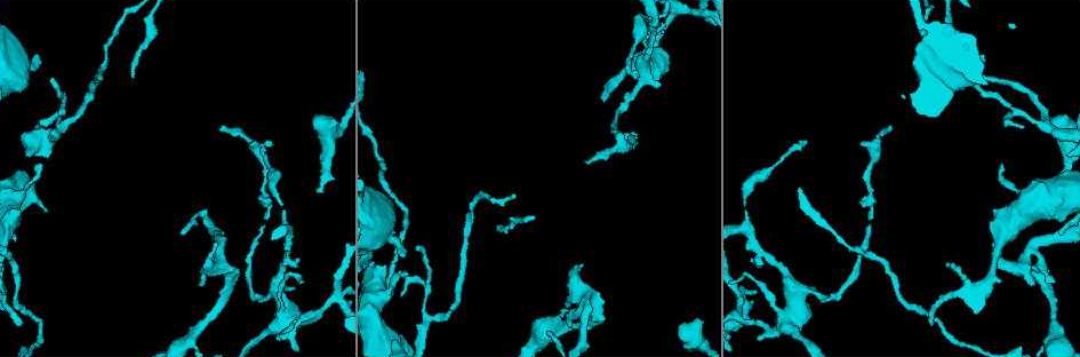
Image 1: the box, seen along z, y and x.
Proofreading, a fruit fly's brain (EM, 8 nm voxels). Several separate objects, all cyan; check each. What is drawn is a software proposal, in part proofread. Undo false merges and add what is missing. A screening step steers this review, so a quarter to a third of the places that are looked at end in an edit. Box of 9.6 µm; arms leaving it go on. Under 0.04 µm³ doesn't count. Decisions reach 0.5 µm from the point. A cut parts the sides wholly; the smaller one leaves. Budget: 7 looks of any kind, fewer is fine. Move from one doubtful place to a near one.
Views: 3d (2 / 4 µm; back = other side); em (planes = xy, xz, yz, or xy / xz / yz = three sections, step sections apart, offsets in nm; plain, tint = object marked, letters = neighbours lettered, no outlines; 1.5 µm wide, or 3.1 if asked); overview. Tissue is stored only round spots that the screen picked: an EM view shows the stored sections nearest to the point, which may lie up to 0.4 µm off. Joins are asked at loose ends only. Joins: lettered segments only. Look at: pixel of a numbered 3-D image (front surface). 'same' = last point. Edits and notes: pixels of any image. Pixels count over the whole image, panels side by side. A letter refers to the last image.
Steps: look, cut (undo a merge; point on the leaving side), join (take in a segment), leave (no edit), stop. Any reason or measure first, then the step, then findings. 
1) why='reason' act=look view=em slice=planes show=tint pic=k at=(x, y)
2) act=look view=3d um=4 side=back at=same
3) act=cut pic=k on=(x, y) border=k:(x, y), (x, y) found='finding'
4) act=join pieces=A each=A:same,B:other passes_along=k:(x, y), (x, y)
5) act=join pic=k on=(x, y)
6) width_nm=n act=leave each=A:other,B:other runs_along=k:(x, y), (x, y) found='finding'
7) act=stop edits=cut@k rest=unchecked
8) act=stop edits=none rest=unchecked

why='three-way junction' act=look view=3d um=2 side=back pic=1 at=(656, 16)

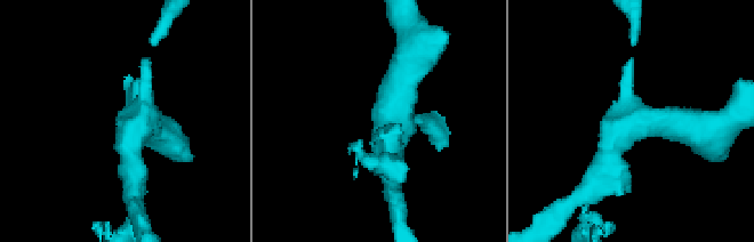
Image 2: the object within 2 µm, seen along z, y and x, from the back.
arms=3 act=look view=em slice=planes show=letters pic=2 at=(625, 124)

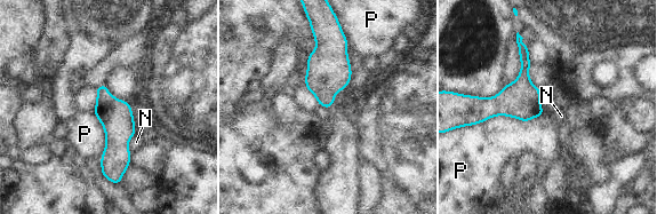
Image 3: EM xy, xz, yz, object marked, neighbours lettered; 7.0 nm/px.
width_nm=240 act=leave each=N:other,P:other found='one neuron here'

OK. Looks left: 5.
why='end of a long branch' act=look view=em slice=xy step=4 show=letters pic=1 at=(265, 226)

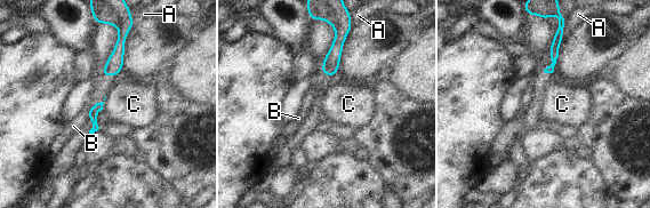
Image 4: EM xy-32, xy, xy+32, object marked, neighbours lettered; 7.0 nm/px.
act=look view=em slice=planes show=letters at=same

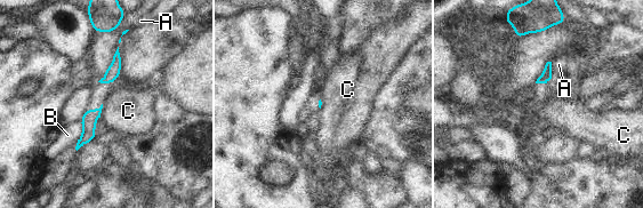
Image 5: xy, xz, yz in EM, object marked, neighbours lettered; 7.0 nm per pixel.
act=leave each=A:other,B:other,C:other border=5:(103, 104), (99, 117) found='none of them fits'

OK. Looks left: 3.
why='abrupt turn' act=look view=3d um=4 pic=1 at=(333, 300)

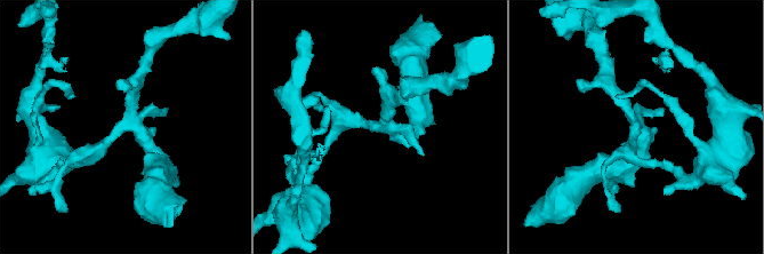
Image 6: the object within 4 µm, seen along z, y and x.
why='need the tissue' act=look view=em slice=planes show=letters pic=6 at=(379, 125)

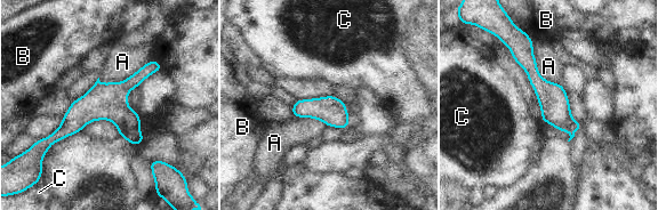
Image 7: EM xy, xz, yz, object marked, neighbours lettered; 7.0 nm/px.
act=leave each=A:other,B:other,C:other found='continuous, no second neuron'

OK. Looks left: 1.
act=stop edits=none rest=unchecked

